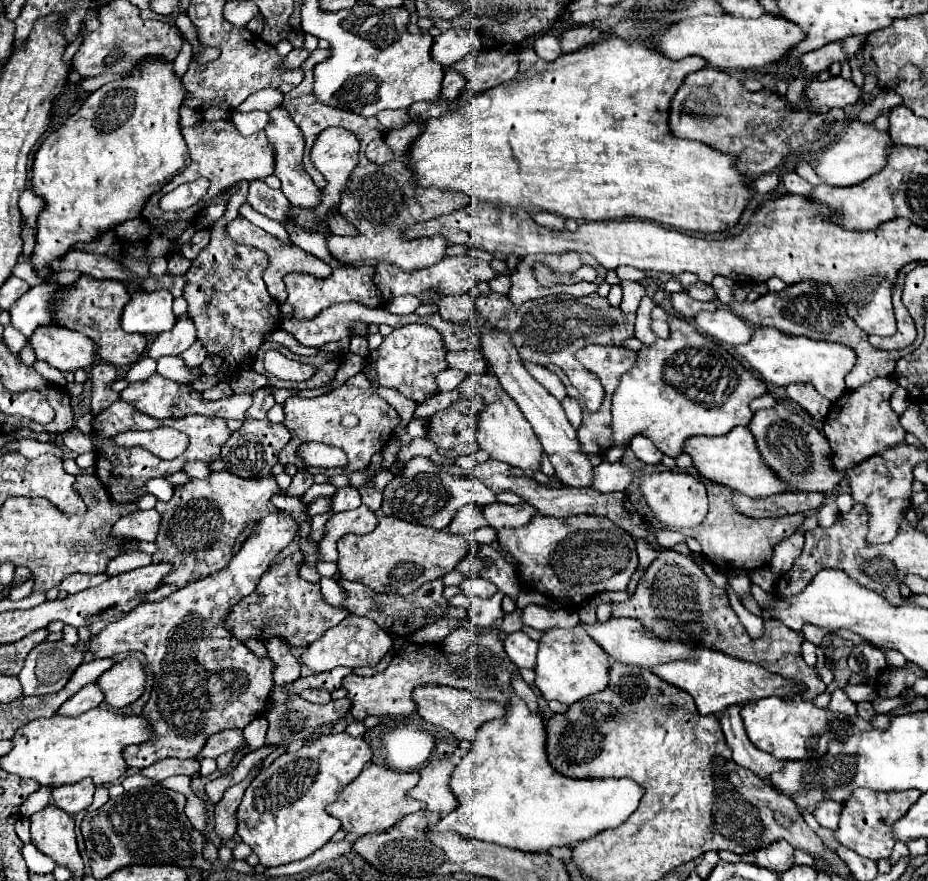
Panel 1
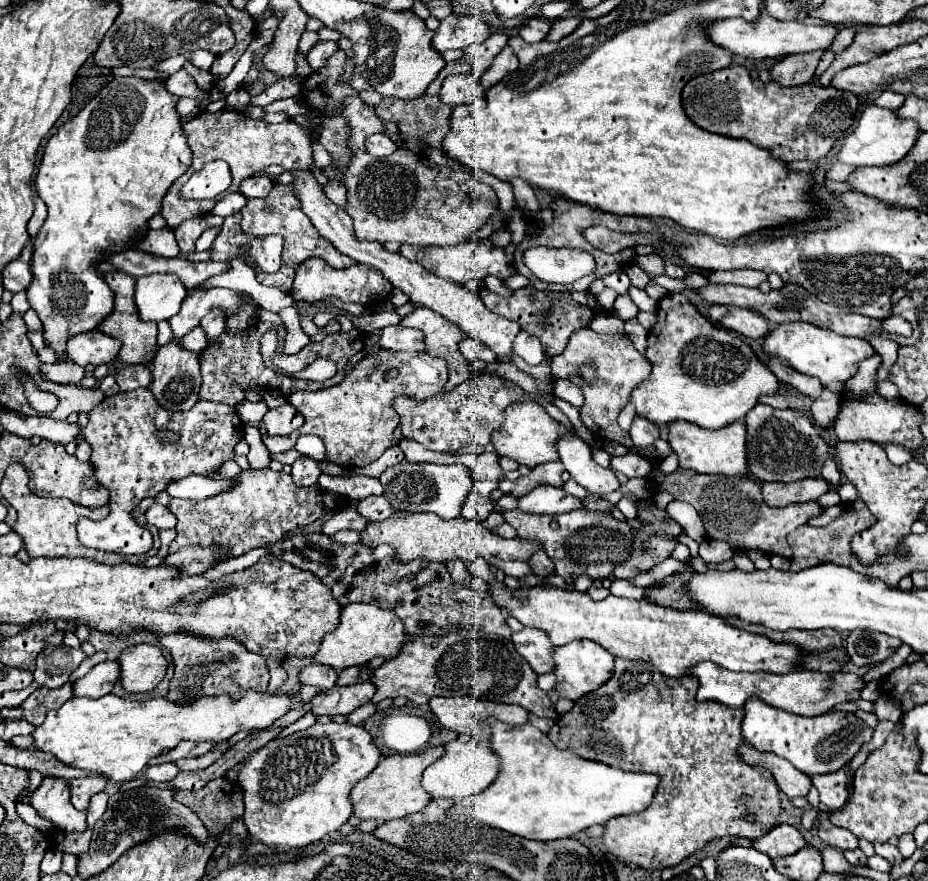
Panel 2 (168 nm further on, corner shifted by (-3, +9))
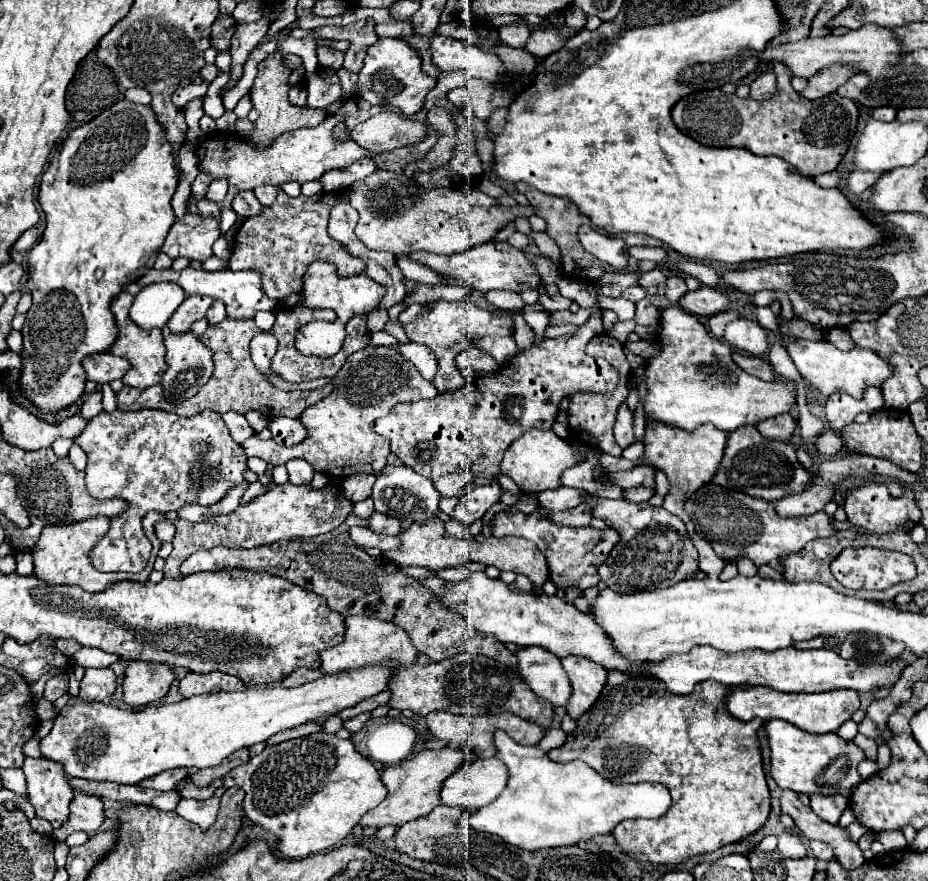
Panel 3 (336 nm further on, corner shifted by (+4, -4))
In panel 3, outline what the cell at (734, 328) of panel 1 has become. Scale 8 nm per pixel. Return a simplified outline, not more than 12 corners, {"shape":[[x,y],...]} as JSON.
{"shape":[[744,317],[726,325],[724,341],[748,355],[768,349],[764,327]]}

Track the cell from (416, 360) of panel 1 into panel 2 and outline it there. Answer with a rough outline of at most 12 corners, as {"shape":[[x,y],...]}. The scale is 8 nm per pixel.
{"shape":[[415,308],[401,326],[425,332],[427,354],[449,368],[445,392],[471,372],[459,352],[467,336],[429,308]]}

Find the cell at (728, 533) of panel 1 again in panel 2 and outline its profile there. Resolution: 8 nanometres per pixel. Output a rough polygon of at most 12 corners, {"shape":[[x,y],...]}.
{"shape":[[661,474],[709,538],[789,558],[787,534],[819,502],[771,508],[747,476]]}

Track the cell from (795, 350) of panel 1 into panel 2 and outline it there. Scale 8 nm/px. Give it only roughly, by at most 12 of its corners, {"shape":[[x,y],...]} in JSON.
{"shape":[[807,322],[779,324],[765,354],[841,392],[875,350]]}

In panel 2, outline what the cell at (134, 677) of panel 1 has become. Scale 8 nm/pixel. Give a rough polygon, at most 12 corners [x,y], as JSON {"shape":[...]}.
{"shape":[[129,646],[119,656],[127,692],[153,690],[167,672],[163,650]]}

